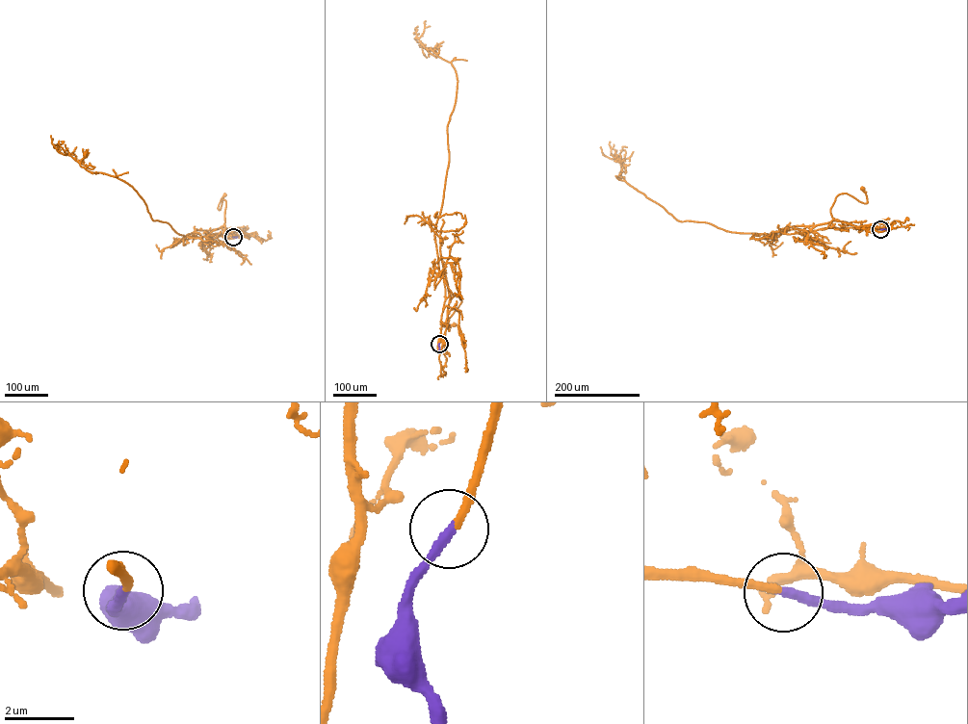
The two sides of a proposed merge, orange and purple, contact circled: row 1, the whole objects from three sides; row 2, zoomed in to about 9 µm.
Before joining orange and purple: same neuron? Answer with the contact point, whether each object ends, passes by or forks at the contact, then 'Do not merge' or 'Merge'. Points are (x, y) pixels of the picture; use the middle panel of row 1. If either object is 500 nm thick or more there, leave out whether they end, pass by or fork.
Place: (439, 344). At the ring orange ends. At the ring purple ends. Merge

